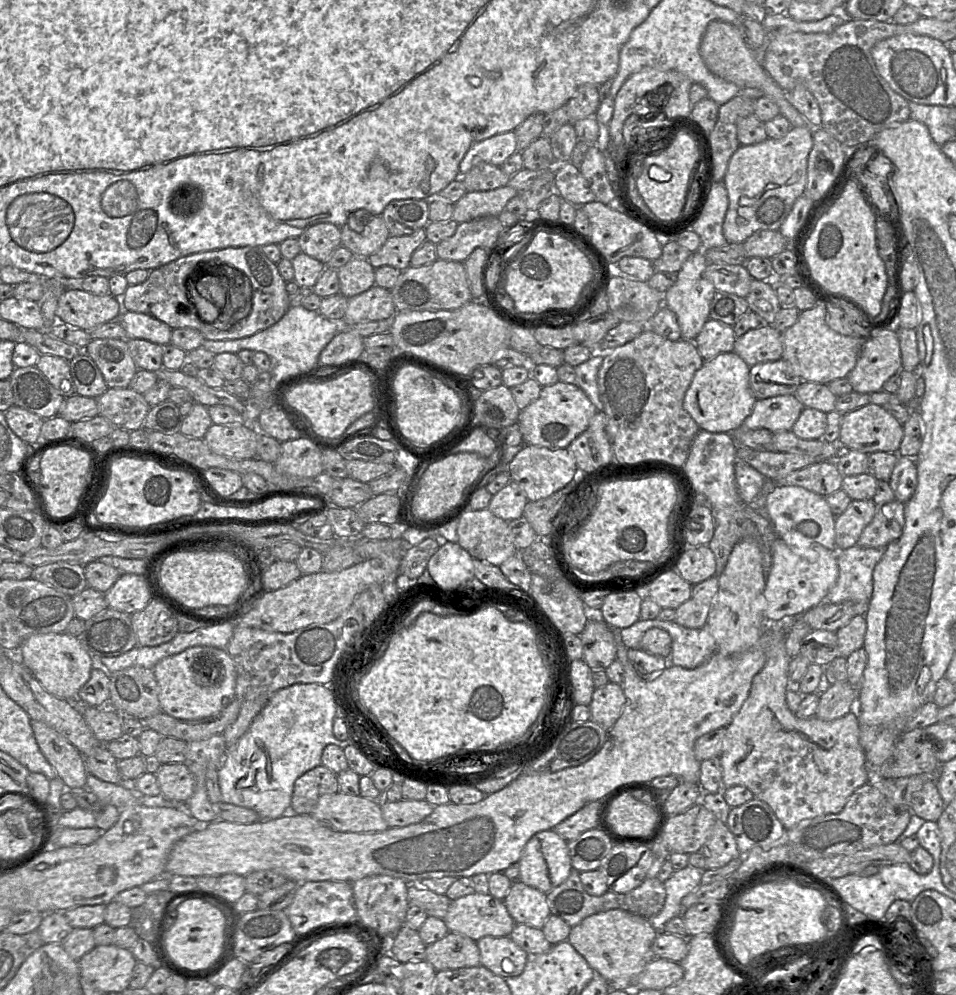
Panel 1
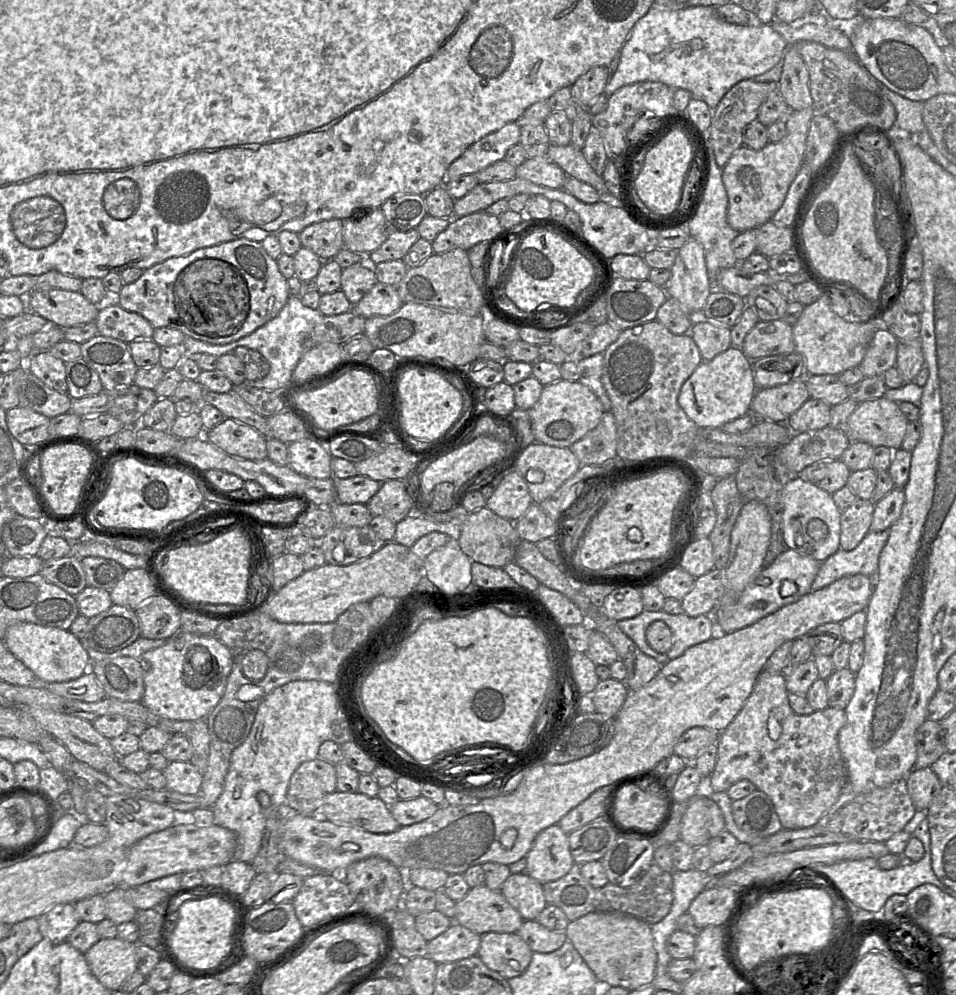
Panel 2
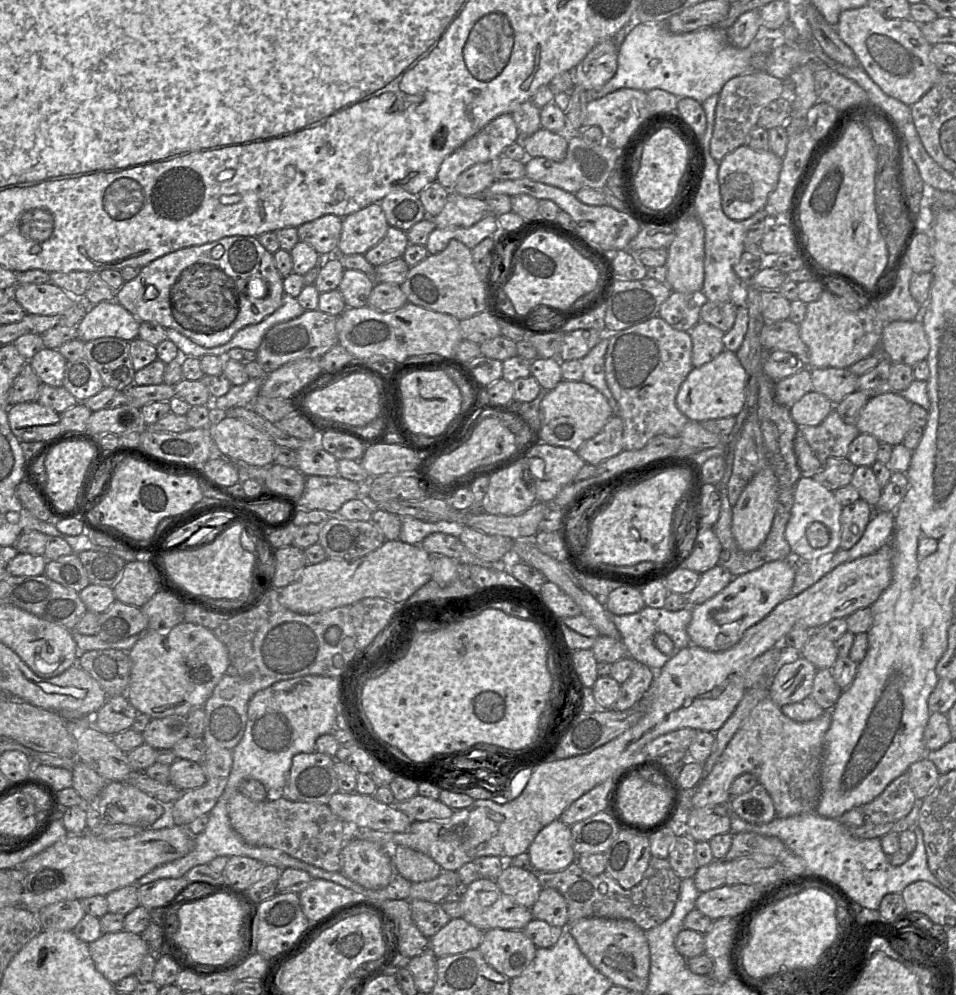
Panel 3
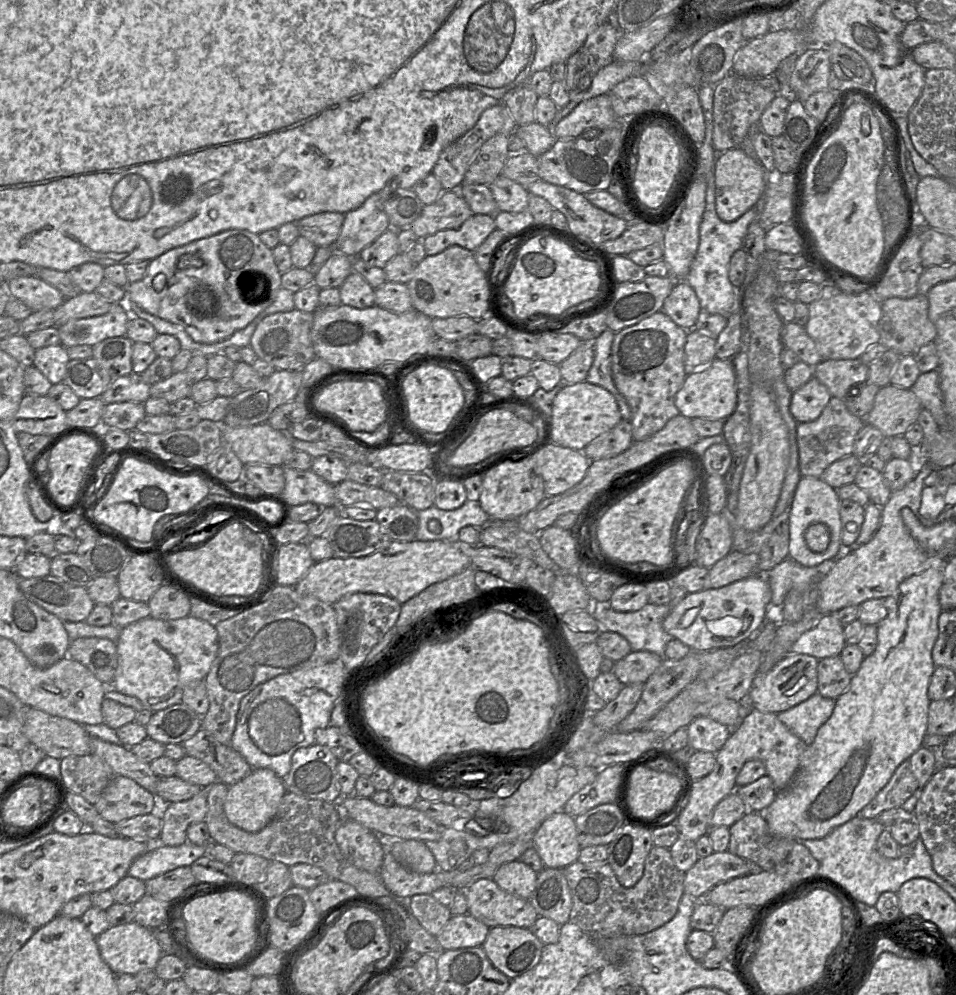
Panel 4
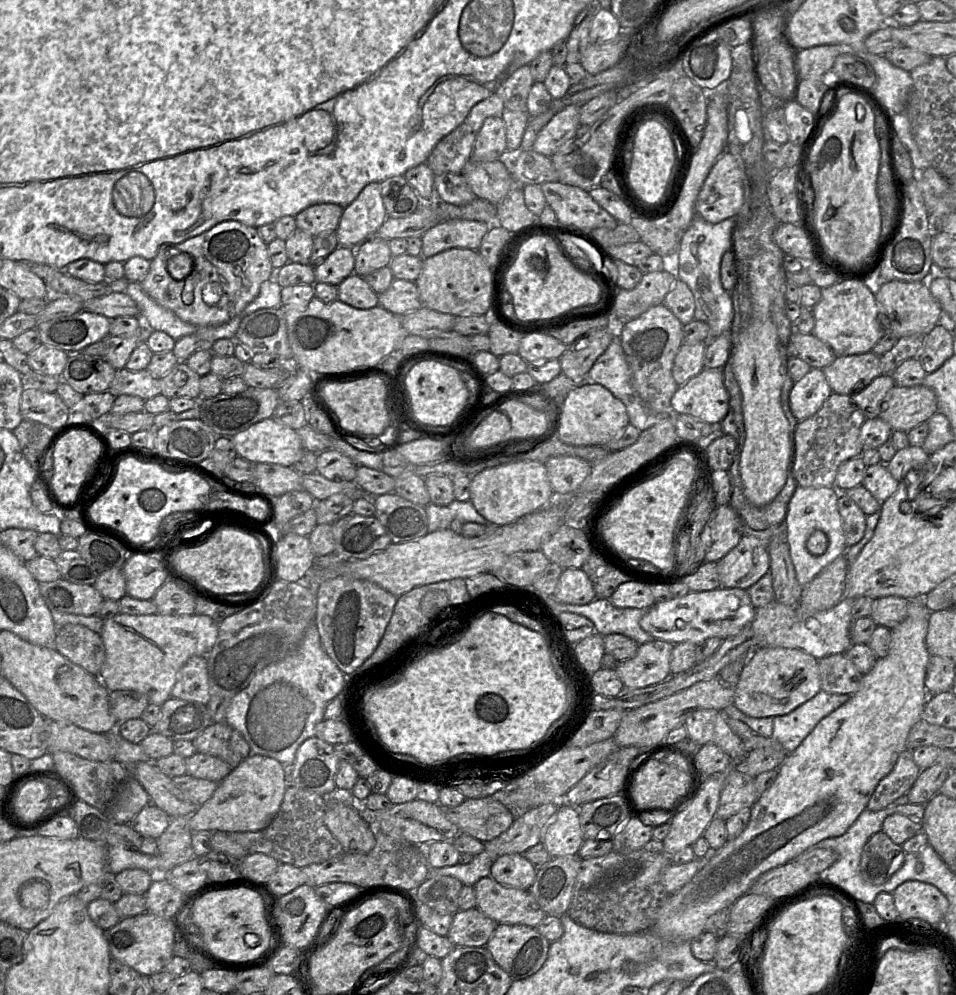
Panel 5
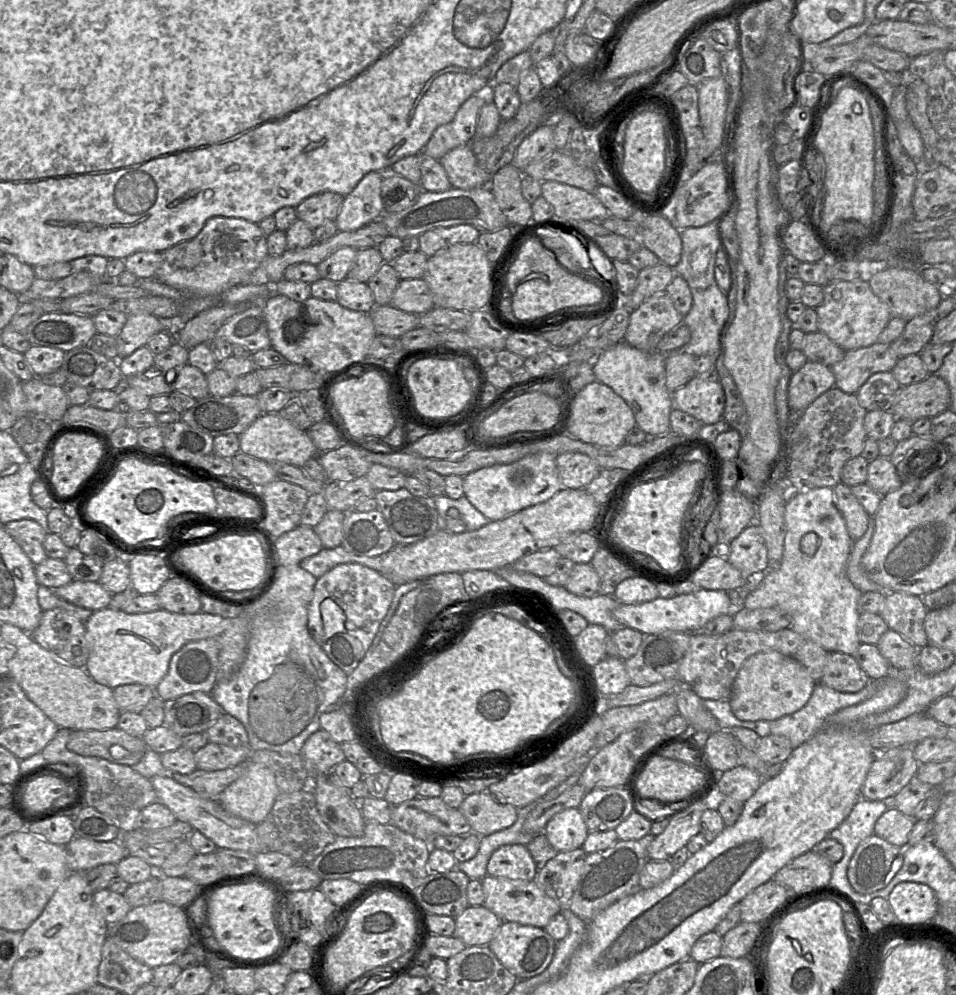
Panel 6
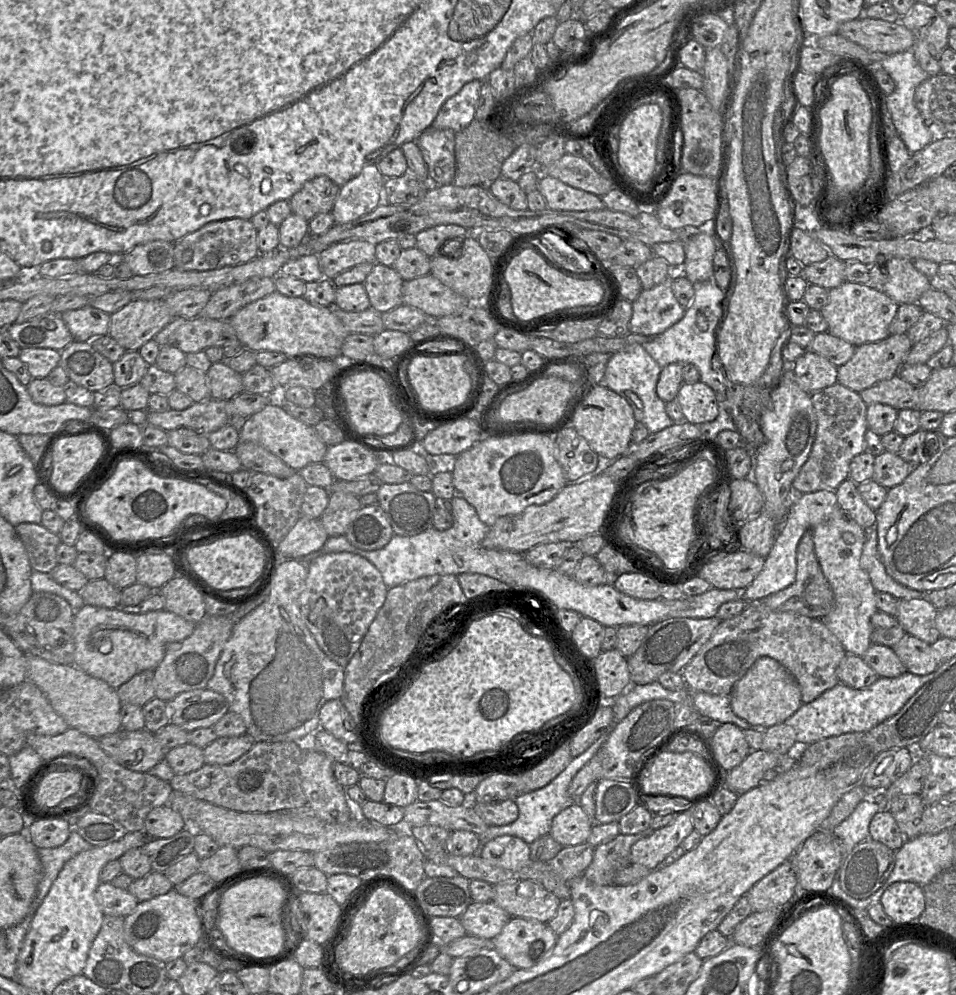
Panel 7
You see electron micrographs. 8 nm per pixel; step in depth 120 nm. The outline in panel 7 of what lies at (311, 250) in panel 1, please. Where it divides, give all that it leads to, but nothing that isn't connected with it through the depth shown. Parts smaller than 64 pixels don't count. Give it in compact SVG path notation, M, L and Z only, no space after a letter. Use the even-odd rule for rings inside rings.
M327 176L308 180L290 199L292 213L310 221L320 213L332 212L339 191L340 186Z

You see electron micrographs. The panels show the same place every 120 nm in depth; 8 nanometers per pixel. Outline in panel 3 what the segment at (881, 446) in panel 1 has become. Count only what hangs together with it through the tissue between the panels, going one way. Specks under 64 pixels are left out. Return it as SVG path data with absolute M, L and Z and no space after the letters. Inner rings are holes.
M892 390L872 397L862 409L855 426L860 433L870 434L880 443L887 443L891 446L901 444L913 426L913 420L910 416L912 404L898 392Z

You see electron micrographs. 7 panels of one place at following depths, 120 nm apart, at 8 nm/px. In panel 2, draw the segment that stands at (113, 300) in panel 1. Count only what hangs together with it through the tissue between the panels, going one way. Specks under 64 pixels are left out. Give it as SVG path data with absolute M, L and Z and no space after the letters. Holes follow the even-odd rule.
M62 289L34 290L25 296L26 310L45 318L62 329L96 320L100 306L79 292Z

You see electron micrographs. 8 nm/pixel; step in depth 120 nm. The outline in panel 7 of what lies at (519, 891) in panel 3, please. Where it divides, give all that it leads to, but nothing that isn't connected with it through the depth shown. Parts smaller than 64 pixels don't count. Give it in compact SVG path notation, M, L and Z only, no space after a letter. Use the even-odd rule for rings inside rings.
M501 835L484 844L481 857L492 865L516 871L529 862L530 848L519 837Z

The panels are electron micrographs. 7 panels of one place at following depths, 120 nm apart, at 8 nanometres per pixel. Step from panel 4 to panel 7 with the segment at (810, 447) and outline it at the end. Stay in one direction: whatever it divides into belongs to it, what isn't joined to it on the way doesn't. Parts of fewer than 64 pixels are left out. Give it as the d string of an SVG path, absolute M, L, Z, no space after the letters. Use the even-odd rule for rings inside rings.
M836 382L811 394L817 419L816 437L805 464L792 482L796 495L820 490L835 491L849 478L852 459L867 450L867 405L860 394Z

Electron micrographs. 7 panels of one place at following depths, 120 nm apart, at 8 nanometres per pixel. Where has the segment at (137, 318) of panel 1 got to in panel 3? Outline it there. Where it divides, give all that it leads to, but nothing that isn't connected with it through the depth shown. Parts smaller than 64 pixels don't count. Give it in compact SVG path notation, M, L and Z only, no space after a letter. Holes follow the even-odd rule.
M115 299L91 305L78 323L77 339L89 342L114 337L125 341L138 338L140 321Z

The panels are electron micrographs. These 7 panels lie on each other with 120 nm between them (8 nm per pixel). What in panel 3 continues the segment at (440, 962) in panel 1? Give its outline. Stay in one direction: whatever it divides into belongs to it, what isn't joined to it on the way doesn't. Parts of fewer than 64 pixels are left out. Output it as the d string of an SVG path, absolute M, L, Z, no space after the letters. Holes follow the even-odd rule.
M460 917L450 919L429 940L432 953L440 958L477 949L483 936L484 931Z

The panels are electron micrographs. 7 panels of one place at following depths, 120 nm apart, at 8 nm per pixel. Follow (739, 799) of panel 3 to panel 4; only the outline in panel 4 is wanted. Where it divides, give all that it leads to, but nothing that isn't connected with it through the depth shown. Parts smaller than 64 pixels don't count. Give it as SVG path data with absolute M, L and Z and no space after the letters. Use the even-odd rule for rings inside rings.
M764 775L745 786L737 787L747 812L763 812L775 799L777 790L770 776Z

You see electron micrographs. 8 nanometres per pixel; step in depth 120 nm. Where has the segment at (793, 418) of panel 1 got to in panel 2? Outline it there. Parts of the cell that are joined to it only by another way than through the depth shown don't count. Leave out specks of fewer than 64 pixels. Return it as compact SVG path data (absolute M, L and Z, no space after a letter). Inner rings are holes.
M805 378L772 388L758 389L748 414L756 420L786 423L809 398Z

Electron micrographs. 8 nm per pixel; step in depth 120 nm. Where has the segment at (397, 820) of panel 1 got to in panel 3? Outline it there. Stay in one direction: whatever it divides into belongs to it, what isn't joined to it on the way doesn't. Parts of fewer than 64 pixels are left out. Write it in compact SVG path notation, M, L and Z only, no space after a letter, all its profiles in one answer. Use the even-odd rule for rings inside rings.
M416 794L412 798L394 804L405 813L412 822L423 822L450 818L454 810L439 799L432 799Z

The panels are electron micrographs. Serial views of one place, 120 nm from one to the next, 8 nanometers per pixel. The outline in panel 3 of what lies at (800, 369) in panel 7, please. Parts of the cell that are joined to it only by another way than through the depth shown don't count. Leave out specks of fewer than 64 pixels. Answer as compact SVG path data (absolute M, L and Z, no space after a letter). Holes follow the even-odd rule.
M812 390L791 406L789 412L797 426L817 426L834 406L826 396Z

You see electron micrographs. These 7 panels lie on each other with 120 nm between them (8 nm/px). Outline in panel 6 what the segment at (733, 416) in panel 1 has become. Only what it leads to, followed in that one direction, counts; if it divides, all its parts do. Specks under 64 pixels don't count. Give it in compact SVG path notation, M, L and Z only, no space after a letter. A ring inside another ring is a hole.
M714 373L713 376L696 375L673 392L673 402L676 408L706 425L715 424L723 418L726 398Z

